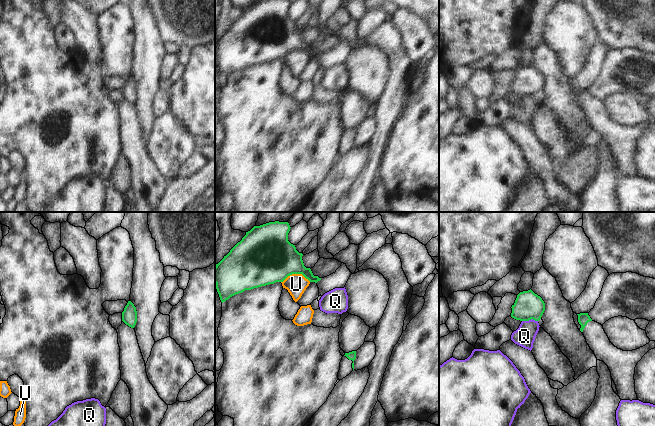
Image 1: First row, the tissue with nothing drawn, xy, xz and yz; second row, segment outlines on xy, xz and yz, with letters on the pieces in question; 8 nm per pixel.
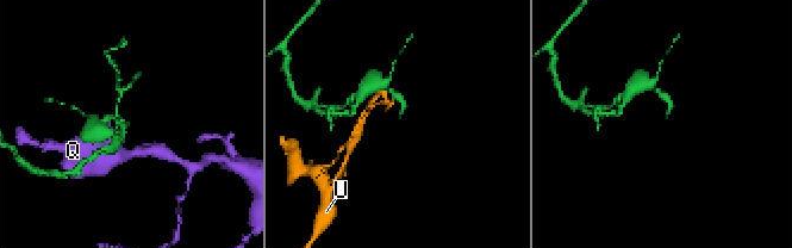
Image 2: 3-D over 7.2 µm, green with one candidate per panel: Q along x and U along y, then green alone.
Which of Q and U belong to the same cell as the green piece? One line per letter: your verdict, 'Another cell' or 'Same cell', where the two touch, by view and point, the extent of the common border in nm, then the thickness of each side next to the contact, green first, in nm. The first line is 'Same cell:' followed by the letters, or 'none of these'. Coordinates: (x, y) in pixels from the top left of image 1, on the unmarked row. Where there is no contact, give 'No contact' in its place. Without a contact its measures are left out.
Same cell: none of these
Q: Another cell. Touches green at yz (529, 95). Shared border 130 nm. Thickness 220 nm (green) against 170 nm
U: Another cell. Touches green at xz (295, 49). Shared border 240 nm. Thickness 400 nm (green) against 170 nm.

